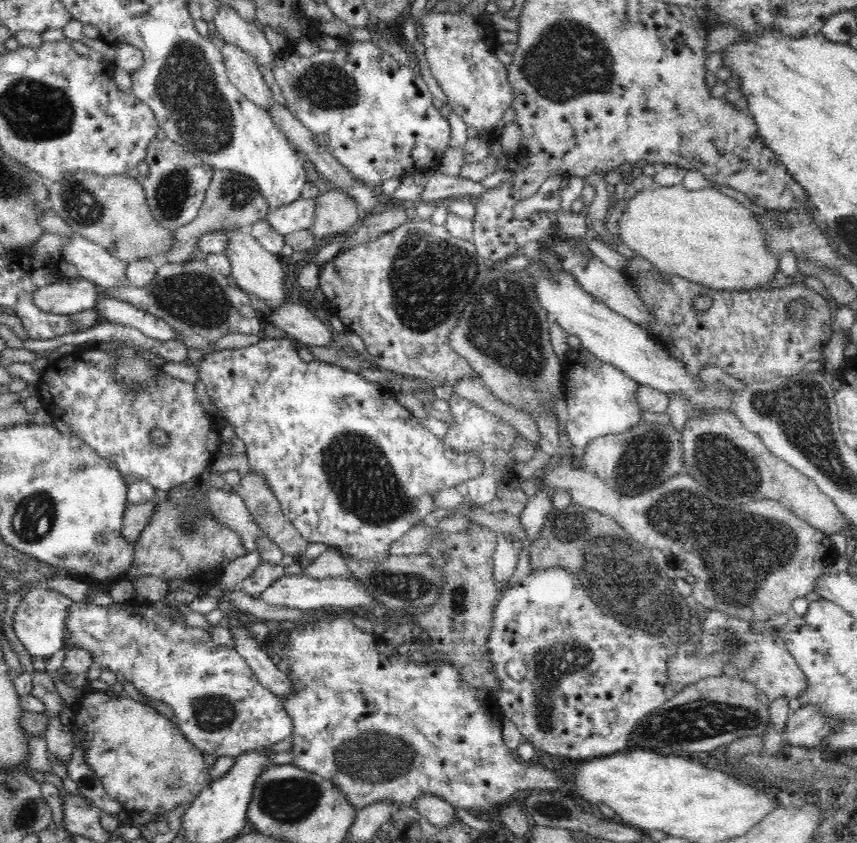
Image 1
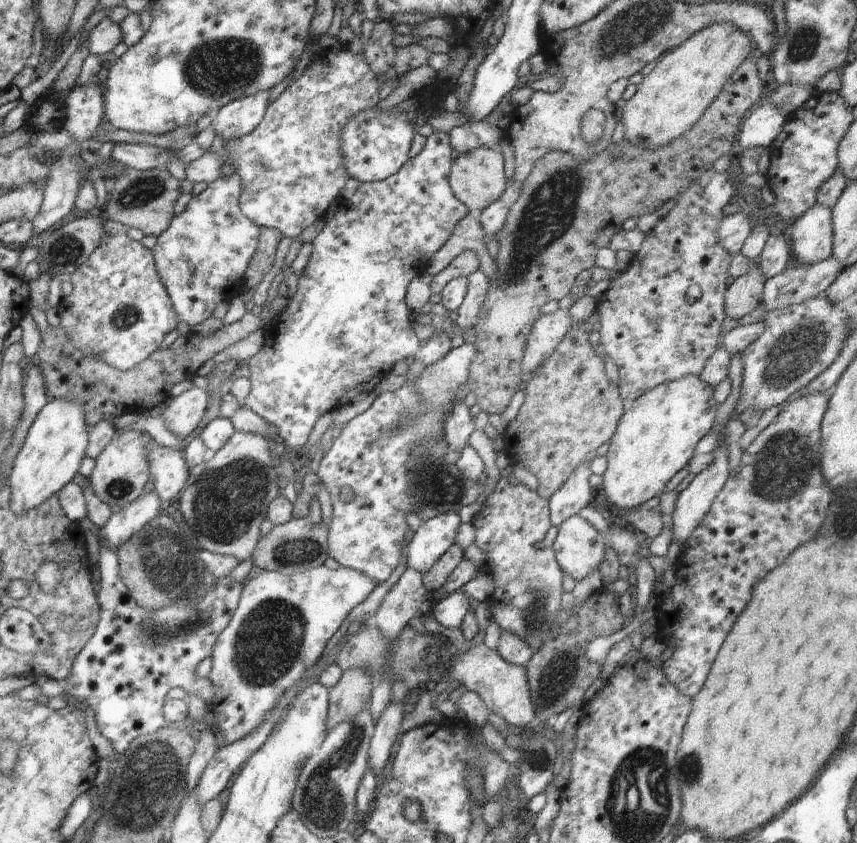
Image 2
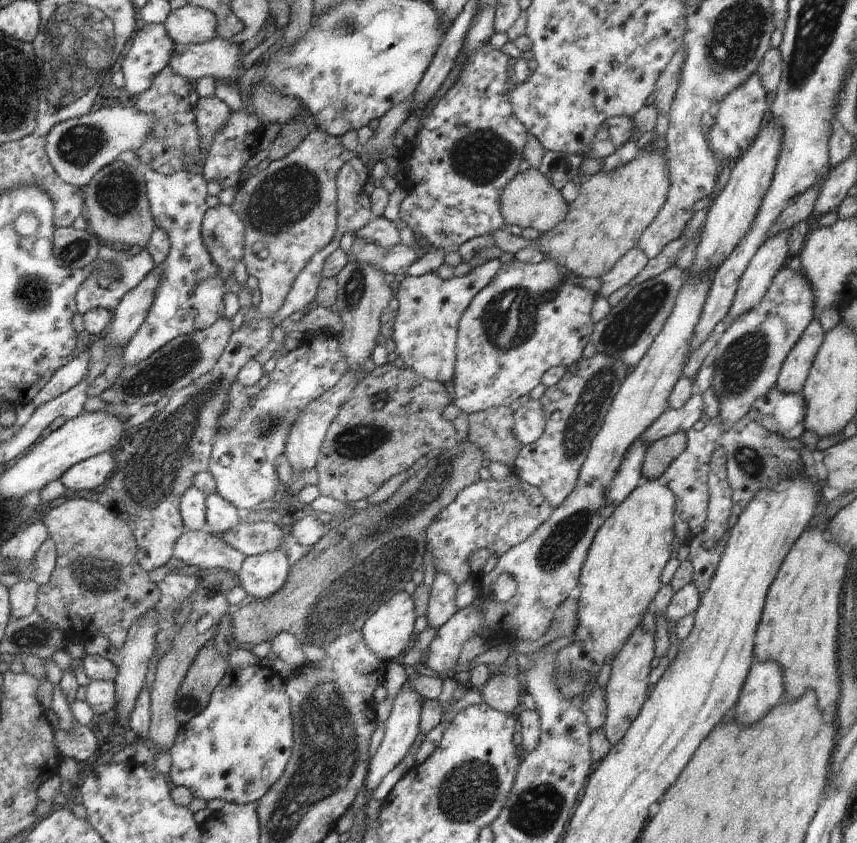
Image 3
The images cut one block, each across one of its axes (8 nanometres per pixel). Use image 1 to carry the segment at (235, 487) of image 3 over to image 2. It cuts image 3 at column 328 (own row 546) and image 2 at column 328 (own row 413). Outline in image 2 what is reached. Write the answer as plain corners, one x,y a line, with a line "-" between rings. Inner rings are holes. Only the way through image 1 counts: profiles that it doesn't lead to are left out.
434,130
427,138
423,150
414,158
409,158
405,161
404,166
396,174
389,176
386,180
362,183
351,198
338,202
336,212
333,215
334,218
326,221
324,228
311,242
312,254
310,254
310,259
303,274
297,276
296,289
293,294
287,297
285,311
279,314
276,324
268,323
265,326
263,348
246,360
248,370
250,370
251,390
242,400
239,400
239,406
252,410
252,412
255,412
260,418
269,423
289,449
305,448
308,436
310,436
310,432
312,432
312,428
314,428
314,424
316,424
320,416
330,410
339,409
347,402
354,400
354,396
358,396
360,392
370,392
382,380
383,376
391,372
392,366
396,362
408,360
410,363
419,364
422,362
425,366
430,366
430,364
438,362
442,356
446,356
453,349
452,344
450,344
450,336
444,331
440,331
440,334
434,336
432,340
426,340
426,344
422,346
420,344
421,340
418,339
418,336
412,330
410,321
413,316
411,315
410,308
406,306
406,291
408,286
410,286
410,282
423,271
428,261
432,260
434,254
452,236
456,224
470,212
466,205
462,204
454,196
449,183
449,174
453,163
452,150
450,135

